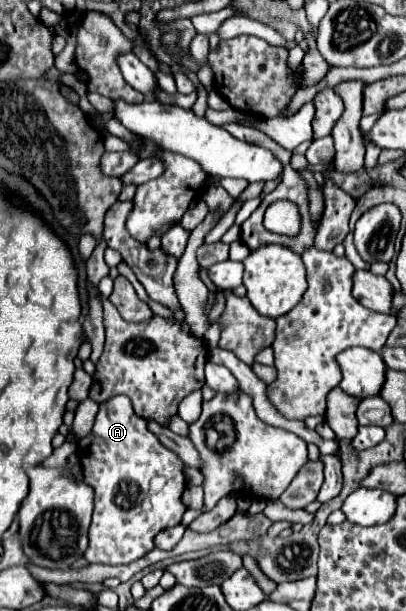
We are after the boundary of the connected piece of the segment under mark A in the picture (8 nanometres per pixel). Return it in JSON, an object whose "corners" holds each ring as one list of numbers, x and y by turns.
{"corners":[[120,395,100,405,96,423,92,431,78,441,76,453,80,457,84,481,94,489,94,513,88,533,90,543,88,549,84,551,84,559,88,563,106,563,106,565,132,563,154,549,152,541,158,535,158,531,180,523,186,511,186,505,182,503,182,493,186,489,186,477,184,477,186,465,176,453,164,447,158,441,158,437,148,429,148,423,134,413,128,397]]}

